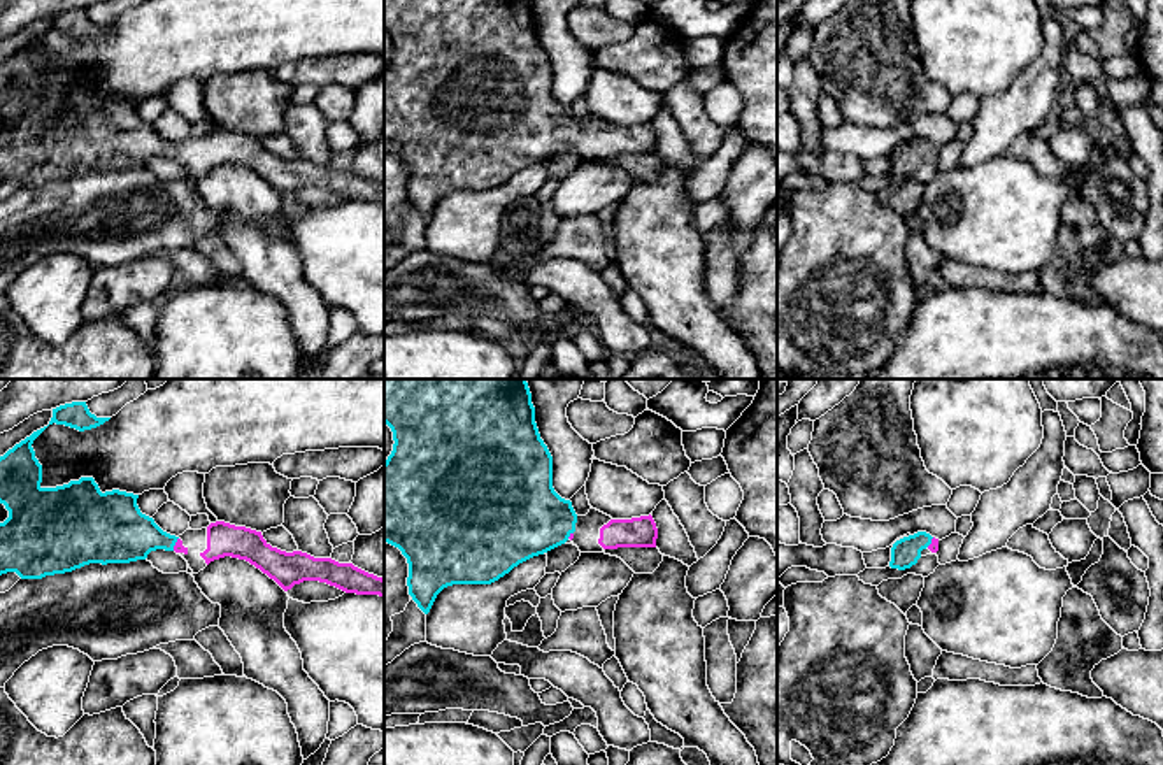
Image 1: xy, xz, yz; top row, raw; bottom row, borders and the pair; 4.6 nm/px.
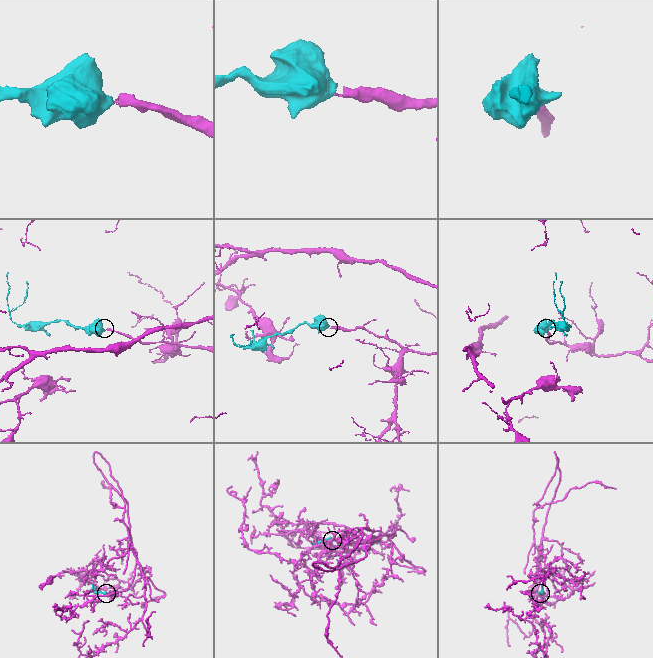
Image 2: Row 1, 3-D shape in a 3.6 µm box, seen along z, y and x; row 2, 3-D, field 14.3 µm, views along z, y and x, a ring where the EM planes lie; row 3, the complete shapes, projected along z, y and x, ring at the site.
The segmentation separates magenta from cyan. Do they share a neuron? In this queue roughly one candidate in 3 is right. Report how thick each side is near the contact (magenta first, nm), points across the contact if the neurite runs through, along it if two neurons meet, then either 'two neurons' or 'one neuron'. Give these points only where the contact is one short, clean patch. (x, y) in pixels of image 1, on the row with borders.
calibres 50 and 260 nm; way xy (178, 548), (176, 544), (155, 537), (123, 534); one neuron

